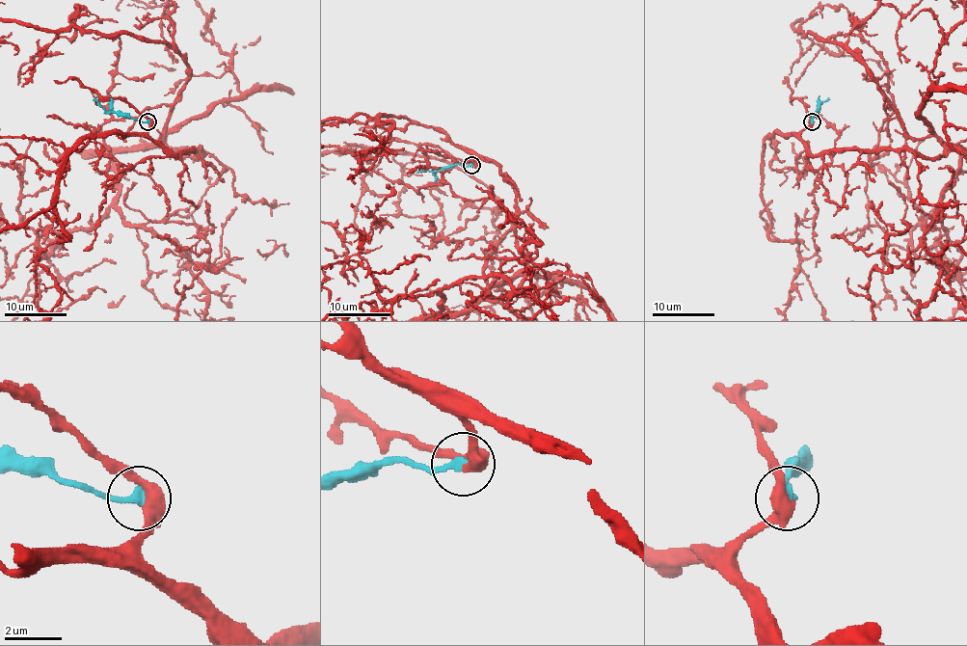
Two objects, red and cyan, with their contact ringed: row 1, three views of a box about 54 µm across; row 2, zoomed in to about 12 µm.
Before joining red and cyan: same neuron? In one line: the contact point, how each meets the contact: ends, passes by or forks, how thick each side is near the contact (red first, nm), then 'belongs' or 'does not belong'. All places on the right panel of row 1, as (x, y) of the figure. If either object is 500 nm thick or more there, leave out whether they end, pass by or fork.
place (812, 121); red passes by; cyan ends; calibres 480 and 380 nm; belongs

